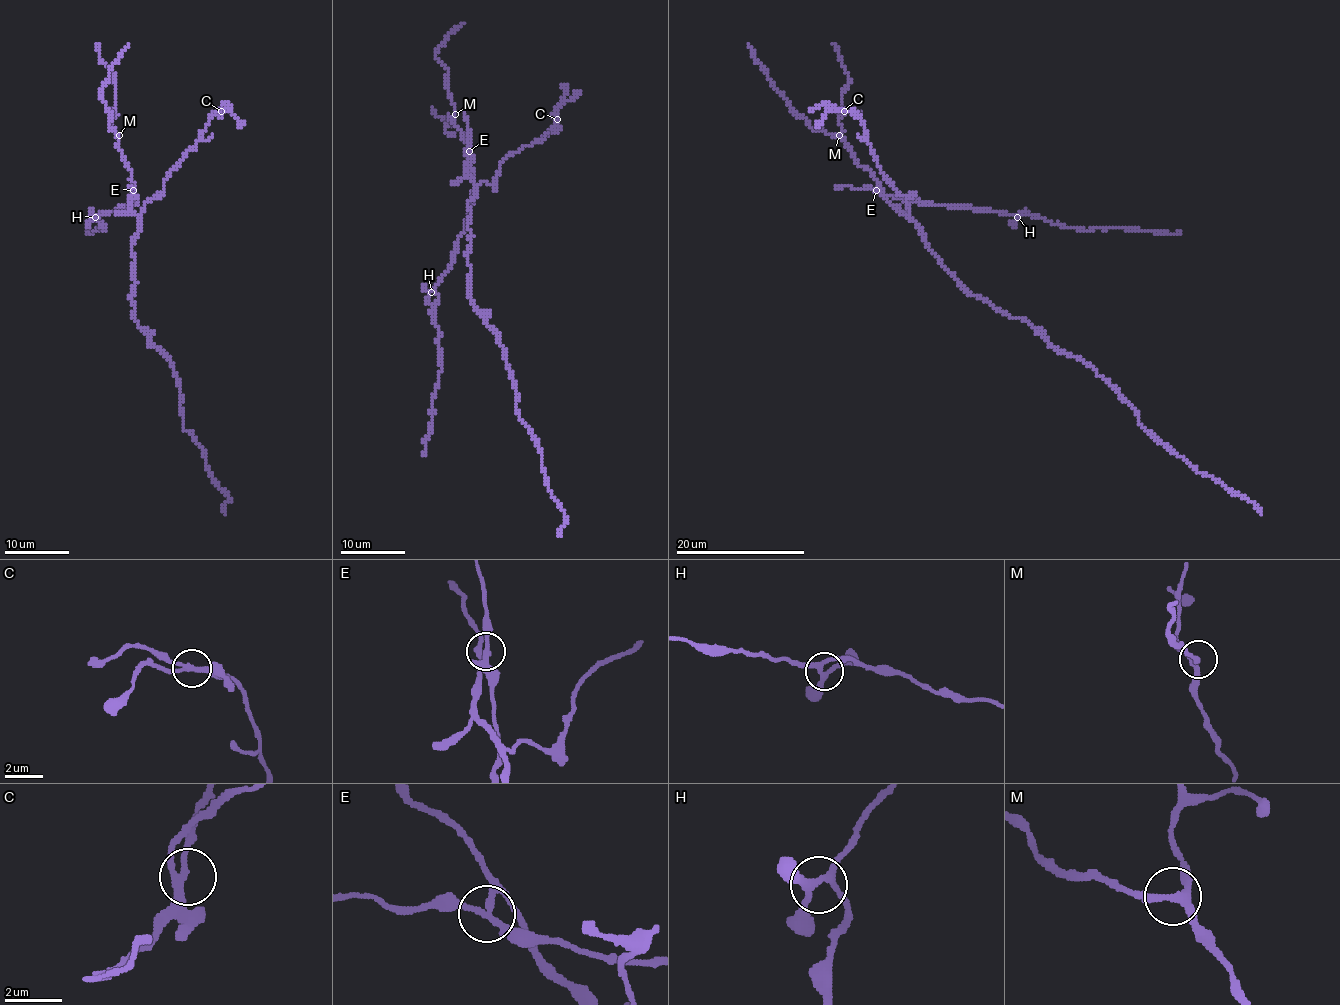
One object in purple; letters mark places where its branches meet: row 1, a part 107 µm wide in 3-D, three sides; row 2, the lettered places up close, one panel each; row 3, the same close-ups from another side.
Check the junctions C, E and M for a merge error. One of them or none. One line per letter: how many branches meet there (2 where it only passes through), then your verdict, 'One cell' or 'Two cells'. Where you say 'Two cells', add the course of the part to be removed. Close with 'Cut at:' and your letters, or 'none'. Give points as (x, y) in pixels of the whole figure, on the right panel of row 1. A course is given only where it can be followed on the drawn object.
C: Branches: 3. One cell
E: Branches: 4. Two cells. Course of the part to remove: (876, 190), (900, 199), (1044, 217), (1054, 223), (1084, 230), (1118, 227), (1181, 235)
M: Branches: 3. One cell
Cut at: E

